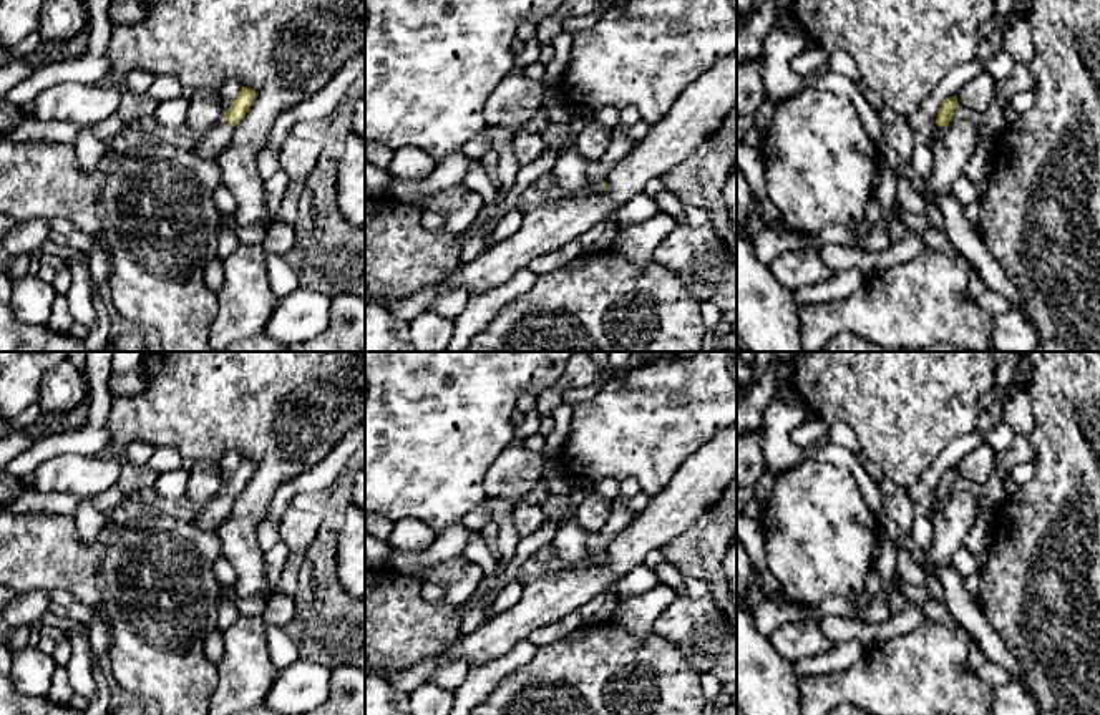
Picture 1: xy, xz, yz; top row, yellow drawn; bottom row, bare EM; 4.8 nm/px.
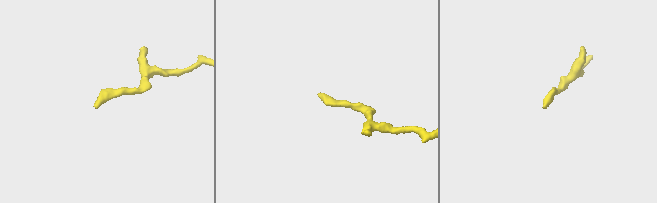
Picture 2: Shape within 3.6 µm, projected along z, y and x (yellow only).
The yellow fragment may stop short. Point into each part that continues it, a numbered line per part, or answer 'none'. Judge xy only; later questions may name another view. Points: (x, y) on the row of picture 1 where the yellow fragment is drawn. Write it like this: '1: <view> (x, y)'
1: xy (214, 140)

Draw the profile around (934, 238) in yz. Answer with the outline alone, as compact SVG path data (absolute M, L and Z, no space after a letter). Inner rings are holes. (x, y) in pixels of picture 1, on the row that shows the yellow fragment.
M894 219L888 229L888 234L893 244L906 239L911 234L916 234L924 241L927 250L942 252L949 257L959 255L956 246L949 241L942 227L936 224L927 227L924 232L911 232L904 222Z

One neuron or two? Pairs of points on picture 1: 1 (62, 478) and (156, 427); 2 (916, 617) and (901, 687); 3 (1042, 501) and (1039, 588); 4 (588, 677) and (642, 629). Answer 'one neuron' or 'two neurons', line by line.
1: two neurons
2: two neurons
3: one neuron
4: two neurons

